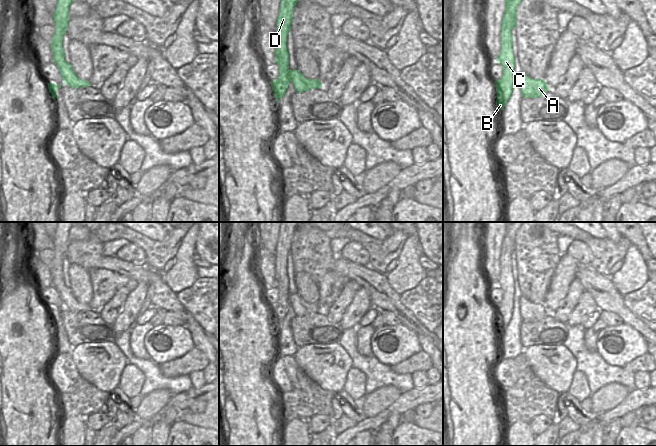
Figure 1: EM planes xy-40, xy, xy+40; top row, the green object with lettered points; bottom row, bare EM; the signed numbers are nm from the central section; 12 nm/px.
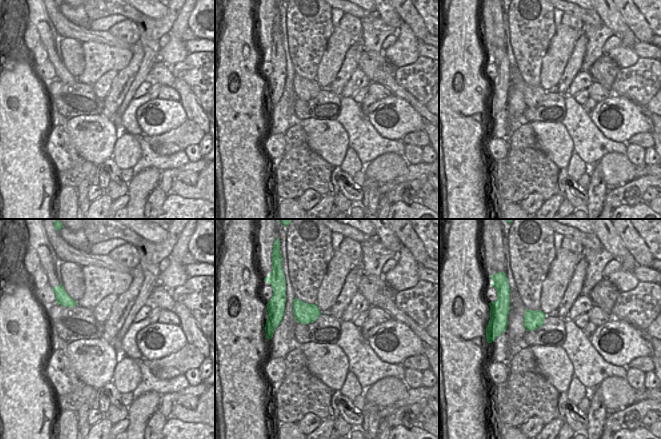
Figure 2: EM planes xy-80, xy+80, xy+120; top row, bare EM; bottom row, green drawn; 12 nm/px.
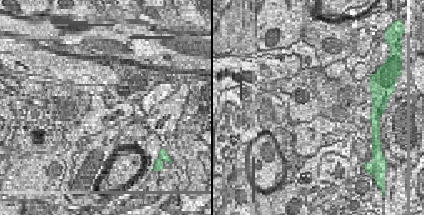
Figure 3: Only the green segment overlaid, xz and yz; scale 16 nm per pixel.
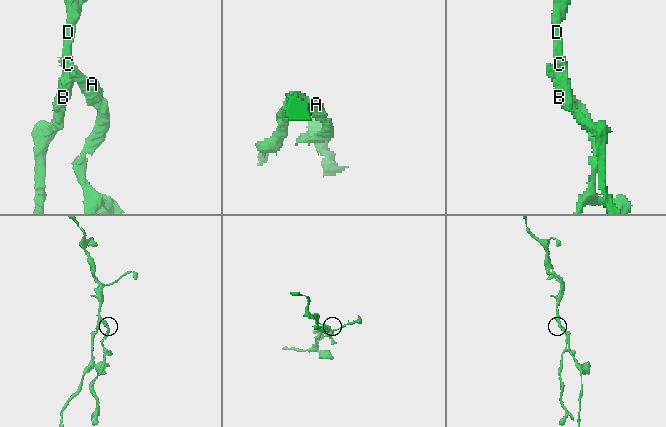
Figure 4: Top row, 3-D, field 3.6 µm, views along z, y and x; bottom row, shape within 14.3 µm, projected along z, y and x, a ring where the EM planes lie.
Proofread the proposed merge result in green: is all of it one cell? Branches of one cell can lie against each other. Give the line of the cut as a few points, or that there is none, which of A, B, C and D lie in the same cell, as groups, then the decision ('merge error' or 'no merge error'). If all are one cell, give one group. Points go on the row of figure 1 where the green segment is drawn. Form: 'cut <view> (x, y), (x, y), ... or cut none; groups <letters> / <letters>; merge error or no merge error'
cut xy (290, 70), (289, 80); groups A / B C D; merge error

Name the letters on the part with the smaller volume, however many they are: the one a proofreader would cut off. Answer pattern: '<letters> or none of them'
A

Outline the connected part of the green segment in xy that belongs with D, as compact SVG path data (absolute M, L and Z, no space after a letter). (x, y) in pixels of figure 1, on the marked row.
M281 0L278 10L276 45L274 47L274 62L278 65L278 77L270 82L276 103L284 96L290 81L289 54L286 48L286 38L292 22L293 9L298 1Z

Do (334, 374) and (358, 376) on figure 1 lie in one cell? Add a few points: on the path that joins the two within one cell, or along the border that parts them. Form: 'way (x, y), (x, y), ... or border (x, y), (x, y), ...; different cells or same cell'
border (352, 365), (346, 375), (343, 389); different cells

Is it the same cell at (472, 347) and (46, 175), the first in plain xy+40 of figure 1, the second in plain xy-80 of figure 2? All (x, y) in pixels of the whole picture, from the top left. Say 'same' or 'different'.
same

